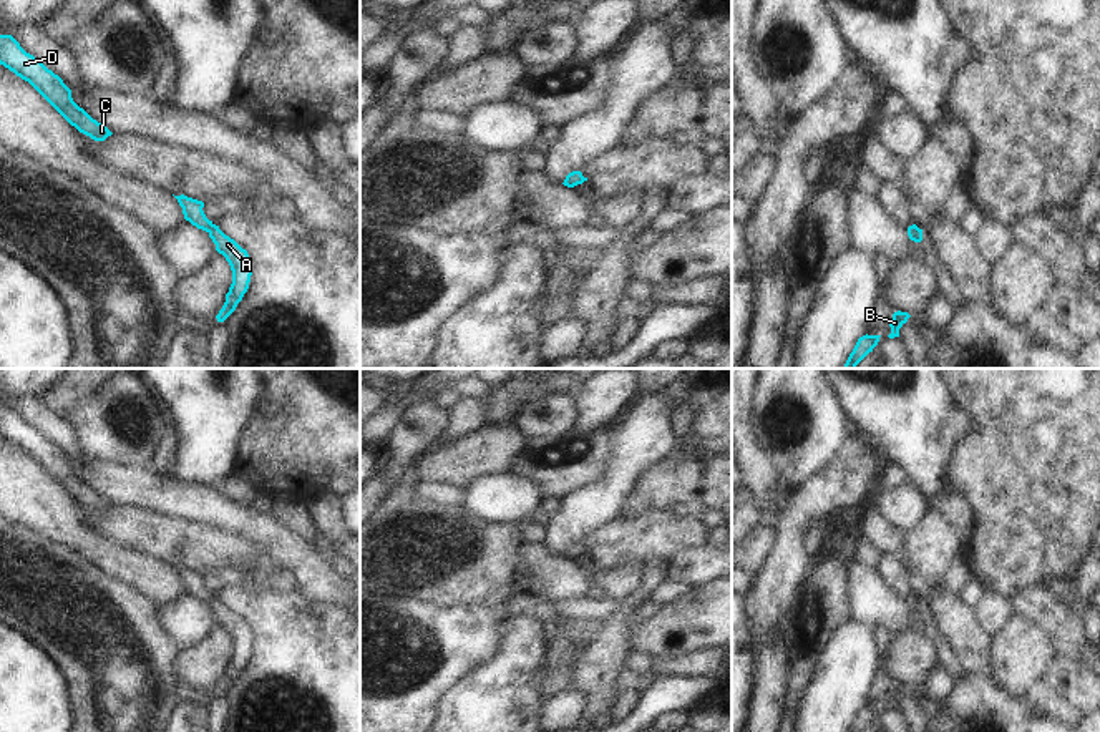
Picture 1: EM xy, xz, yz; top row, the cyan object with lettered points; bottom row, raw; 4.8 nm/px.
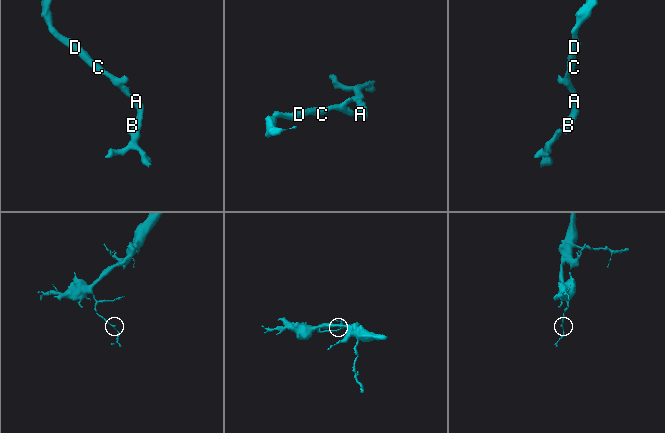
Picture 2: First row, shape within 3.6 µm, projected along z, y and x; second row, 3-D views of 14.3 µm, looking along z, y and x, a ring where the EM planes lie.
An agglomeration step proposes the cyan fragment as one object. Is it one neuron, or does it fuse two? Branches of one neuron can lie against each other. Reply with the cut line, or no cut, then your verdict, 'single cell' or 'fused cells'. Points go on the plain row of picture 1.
cut none; single cell

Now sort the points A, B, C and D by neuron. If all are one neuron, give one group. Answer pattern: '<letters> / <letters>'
A B C D

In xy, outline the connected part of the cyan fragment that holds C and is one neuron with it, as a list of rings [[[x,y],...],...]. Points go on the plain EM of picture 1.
[[[0,407],[0,437],[28,453],[80,505],[95,513],[105,513],[113,506],[80,480],[63,451],[27,425],[12,407]]]

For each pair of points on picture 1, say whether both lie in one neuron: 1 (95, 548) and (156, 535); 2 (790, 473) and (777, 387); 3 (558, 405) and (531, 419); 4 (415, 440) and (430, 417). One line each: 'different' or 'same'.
1: different
2: same
3: same
4: same

